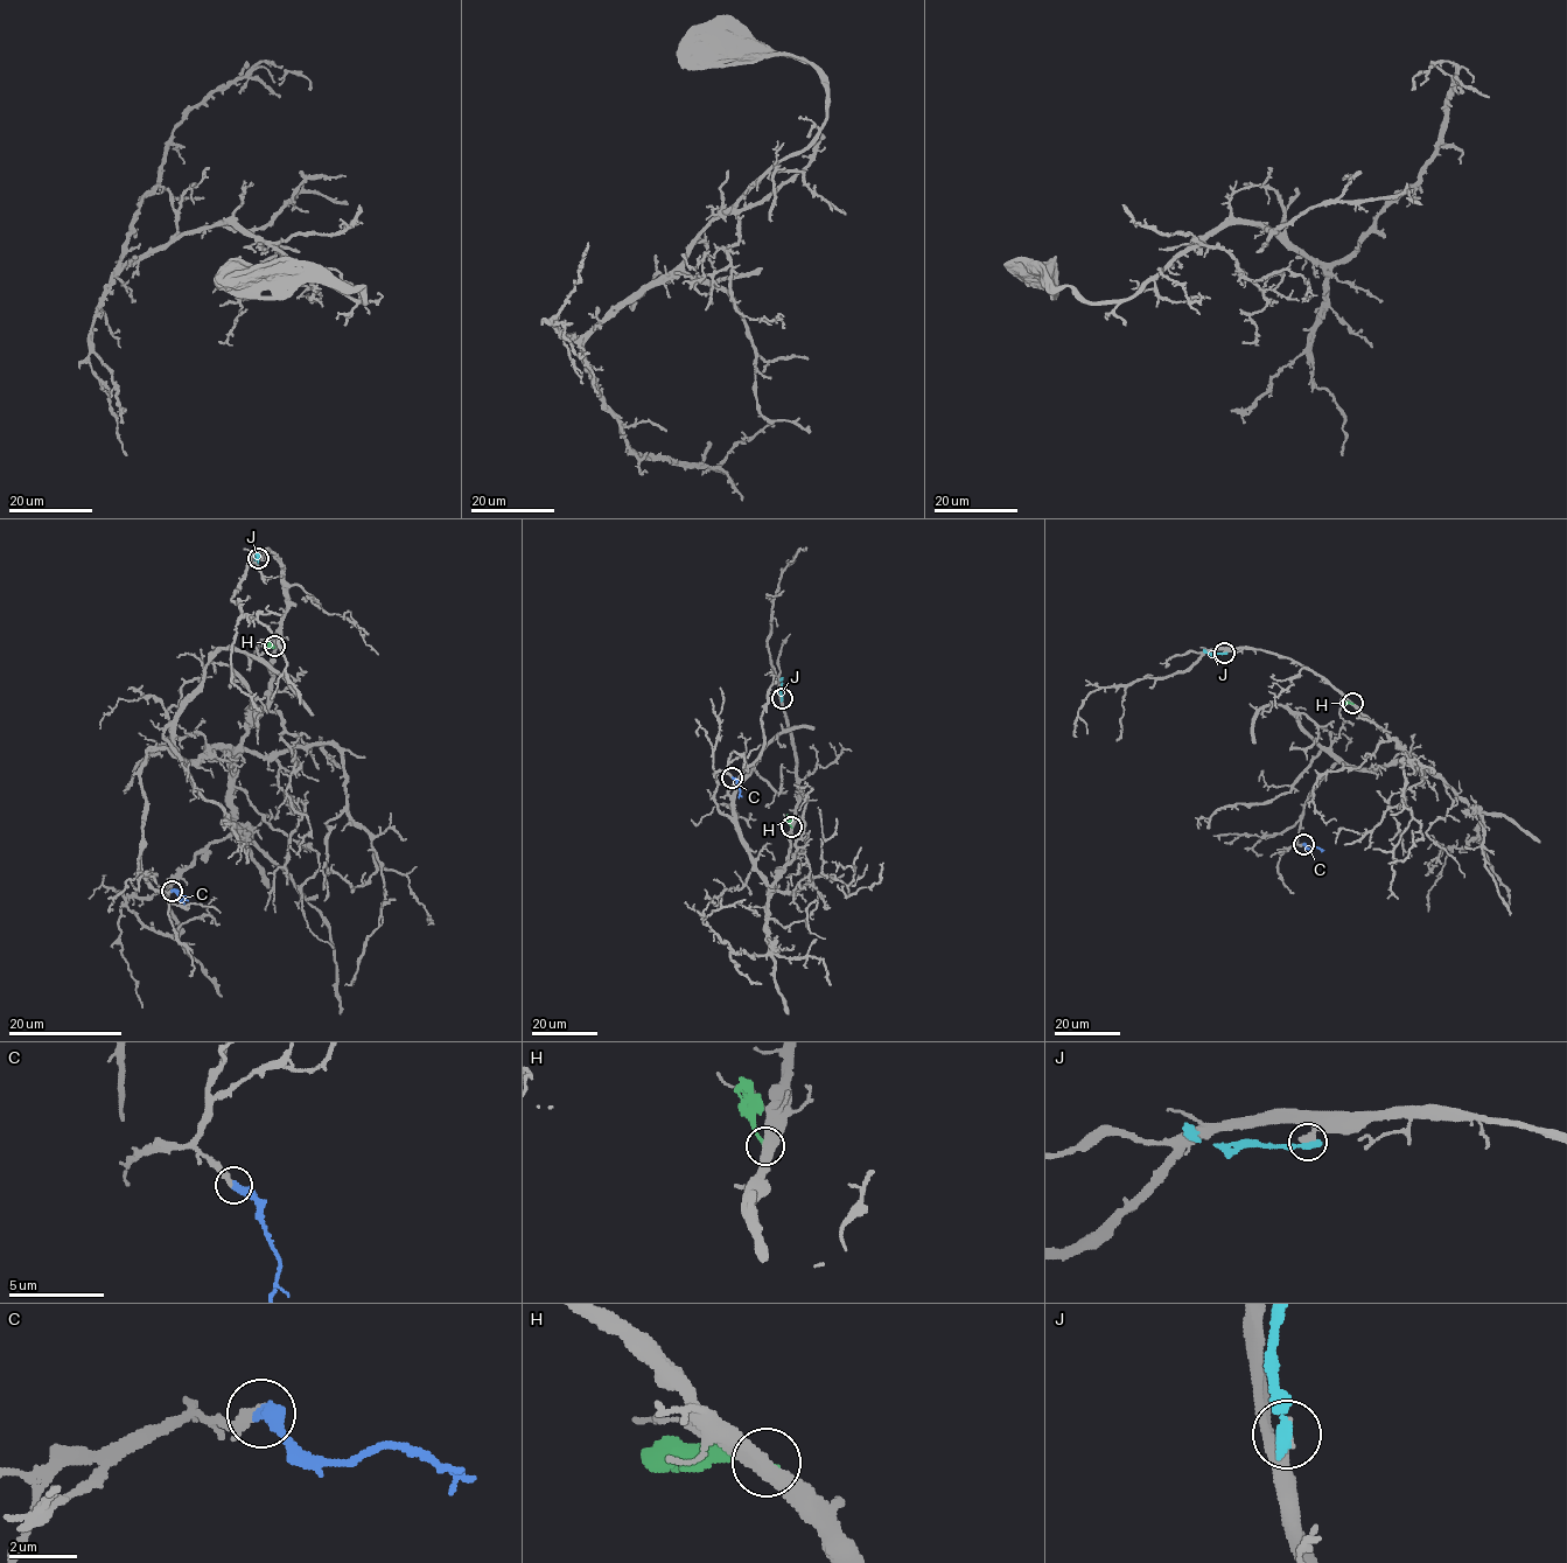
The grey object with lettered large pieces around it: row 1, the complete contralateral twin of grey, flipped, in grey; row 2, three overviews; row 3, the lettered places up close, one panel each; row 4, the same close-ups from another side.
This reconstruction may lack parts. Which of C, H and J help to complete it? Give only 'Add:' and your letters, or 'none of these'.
Add: C

